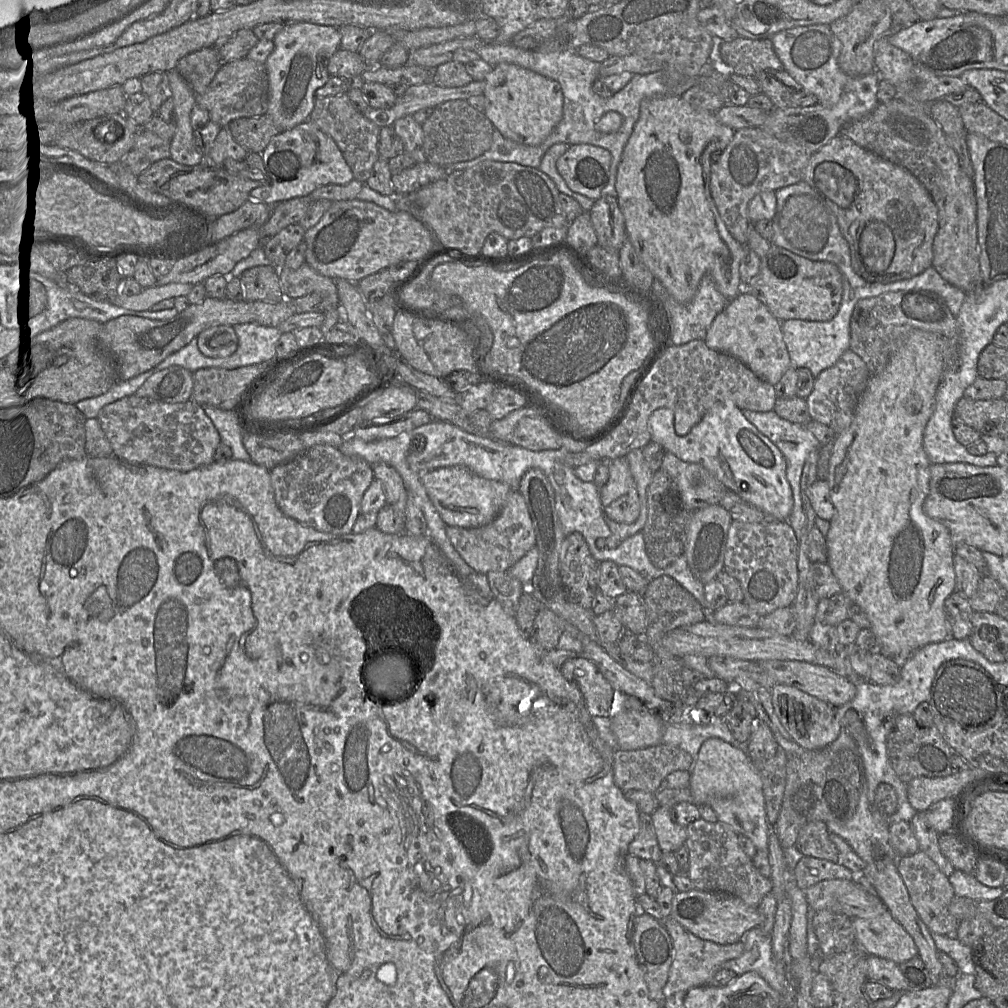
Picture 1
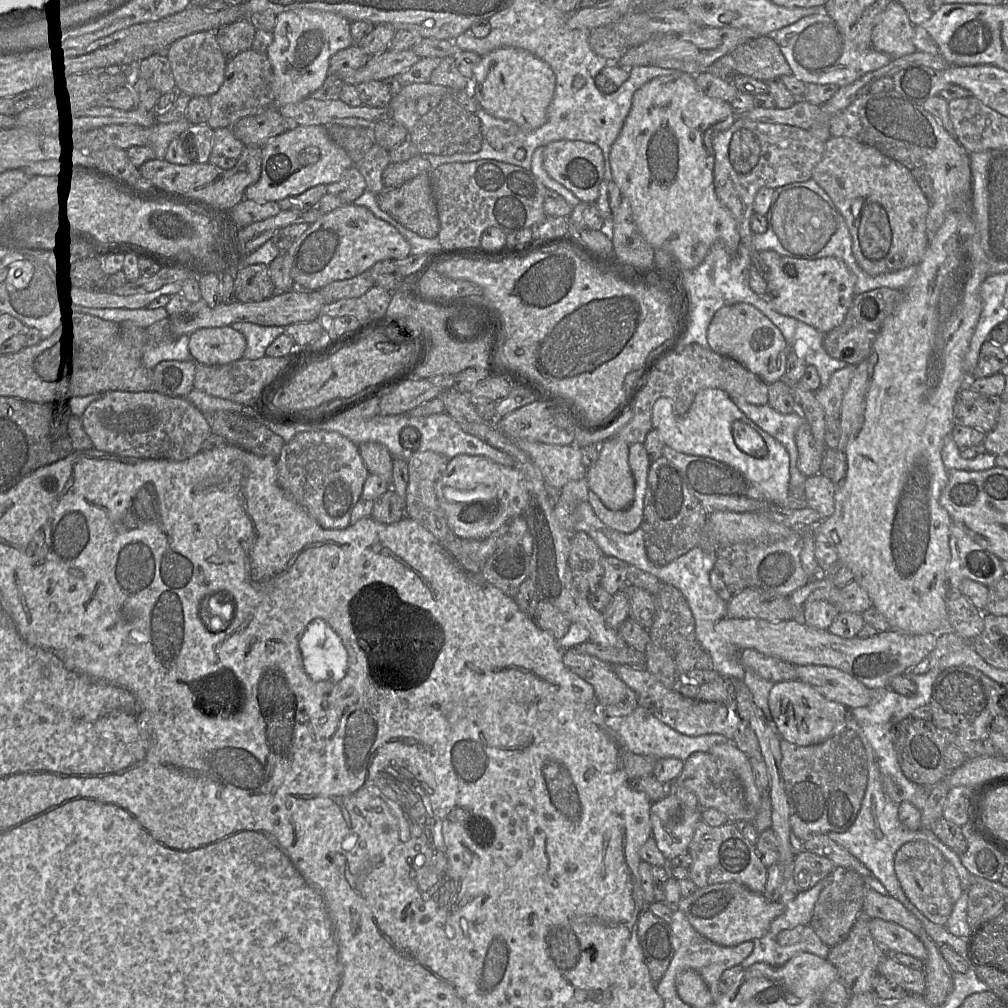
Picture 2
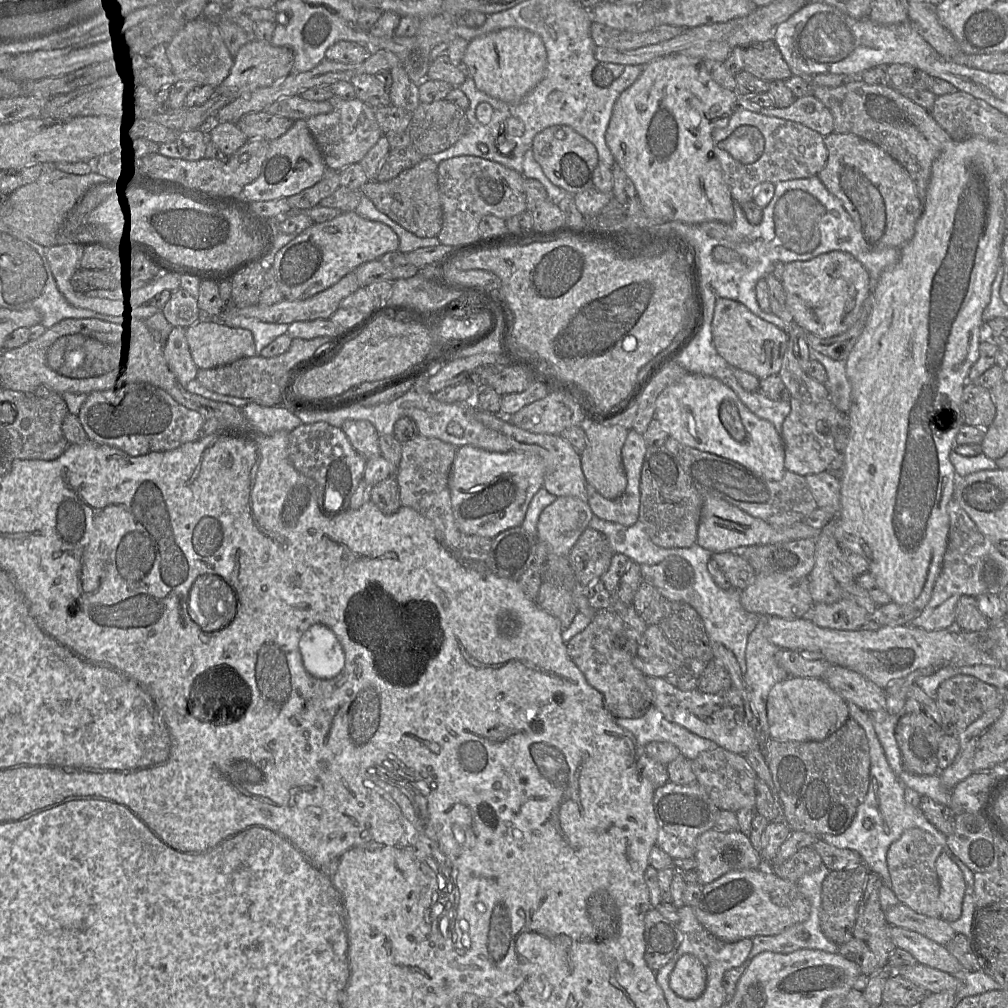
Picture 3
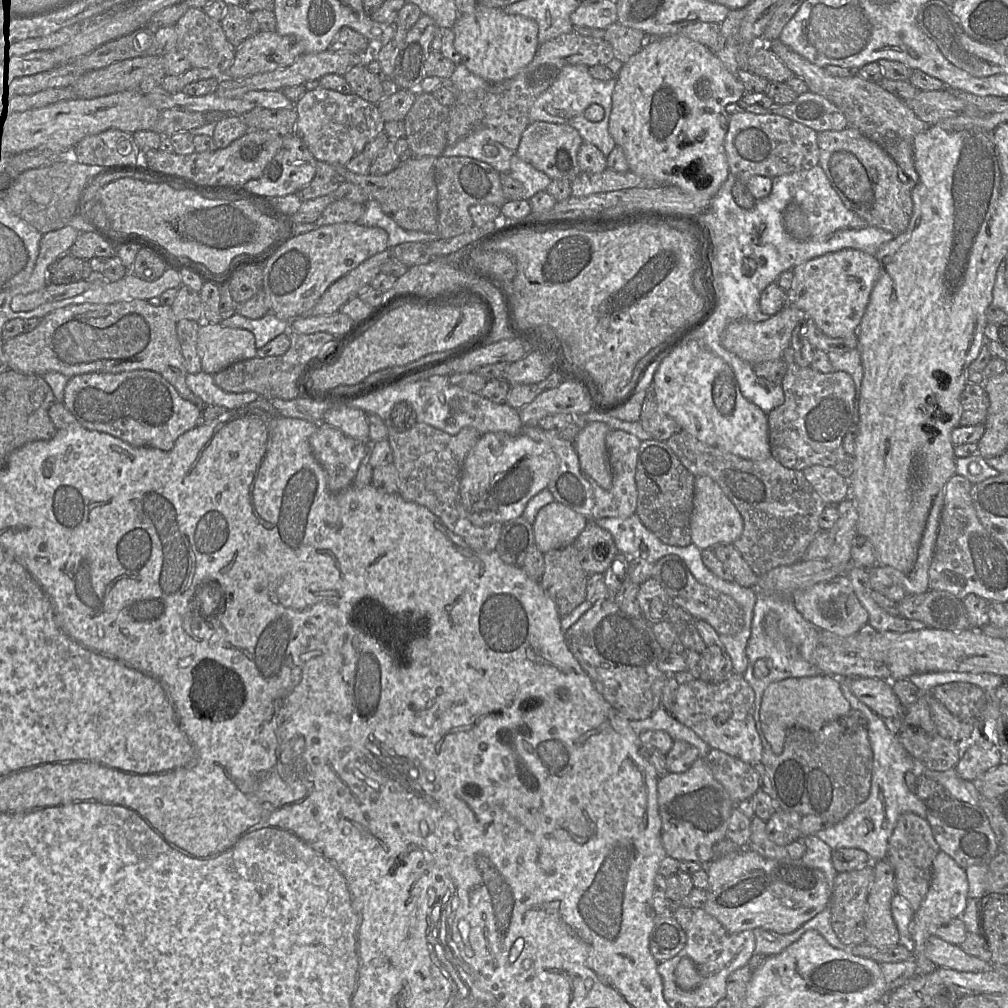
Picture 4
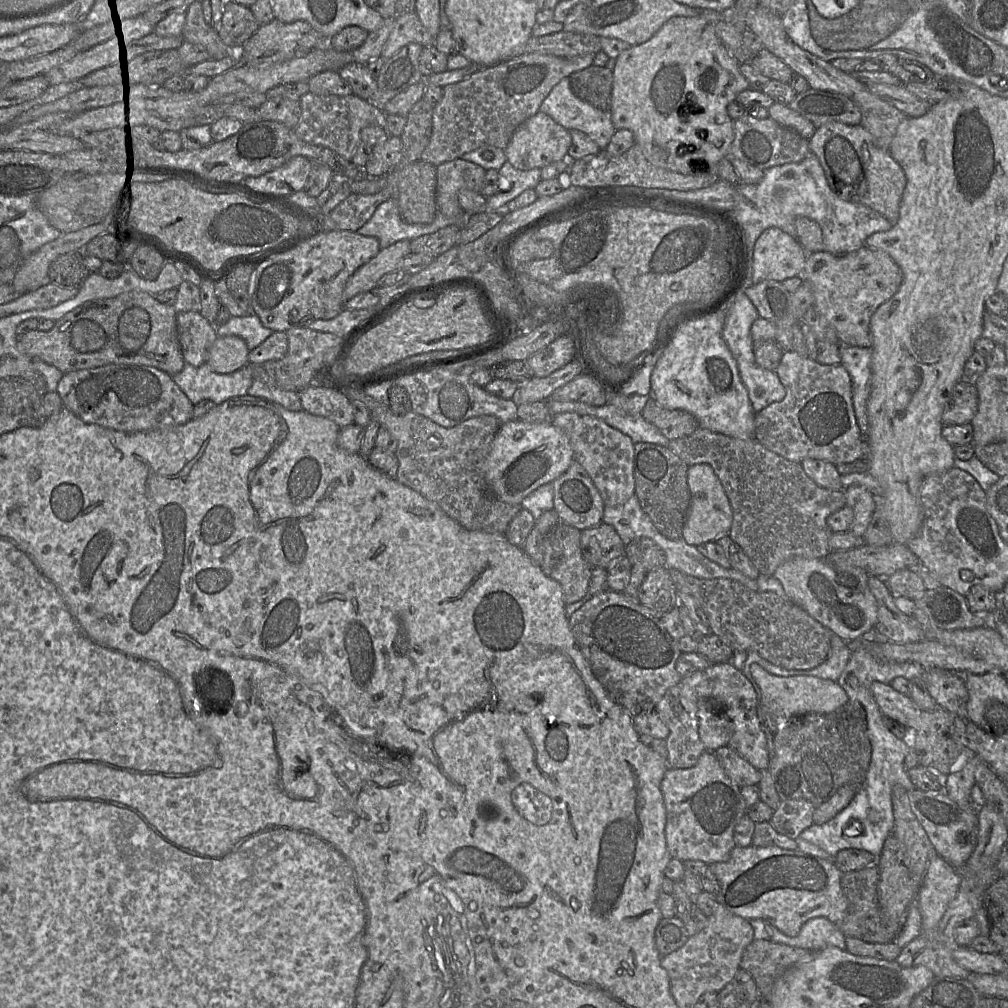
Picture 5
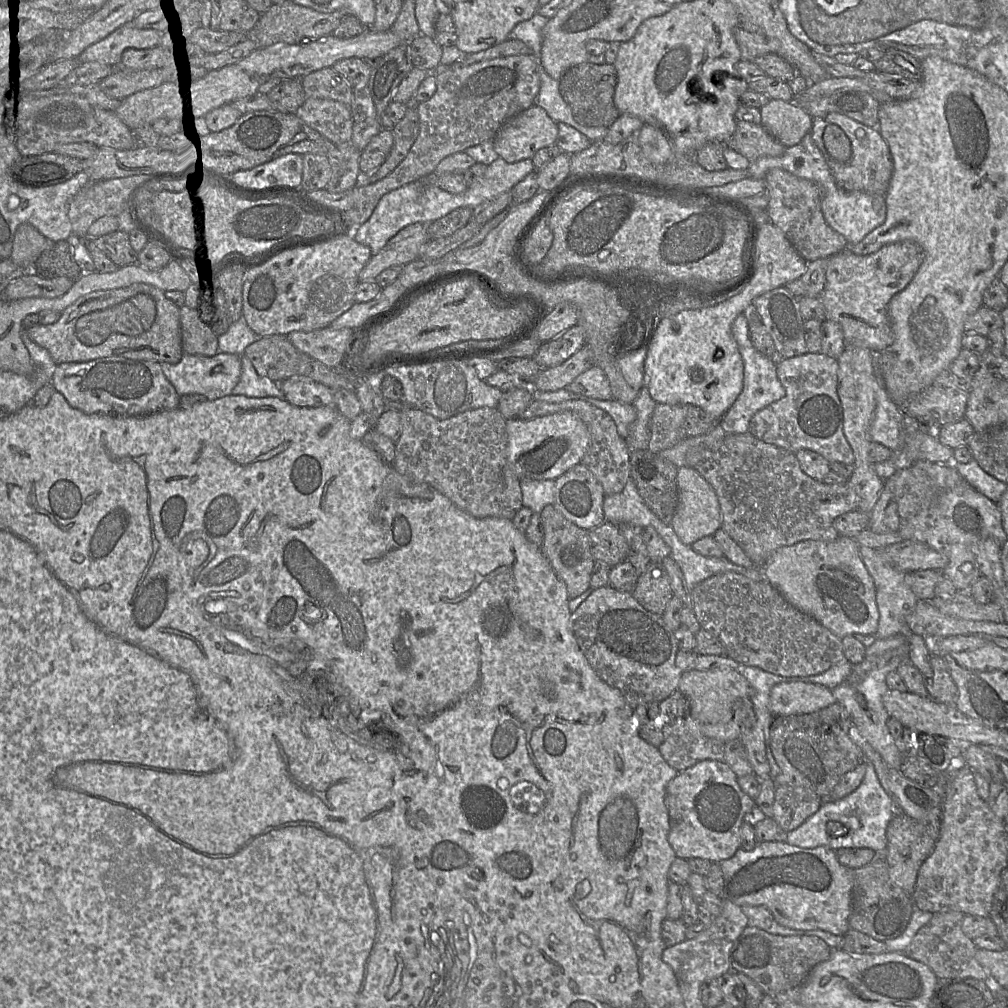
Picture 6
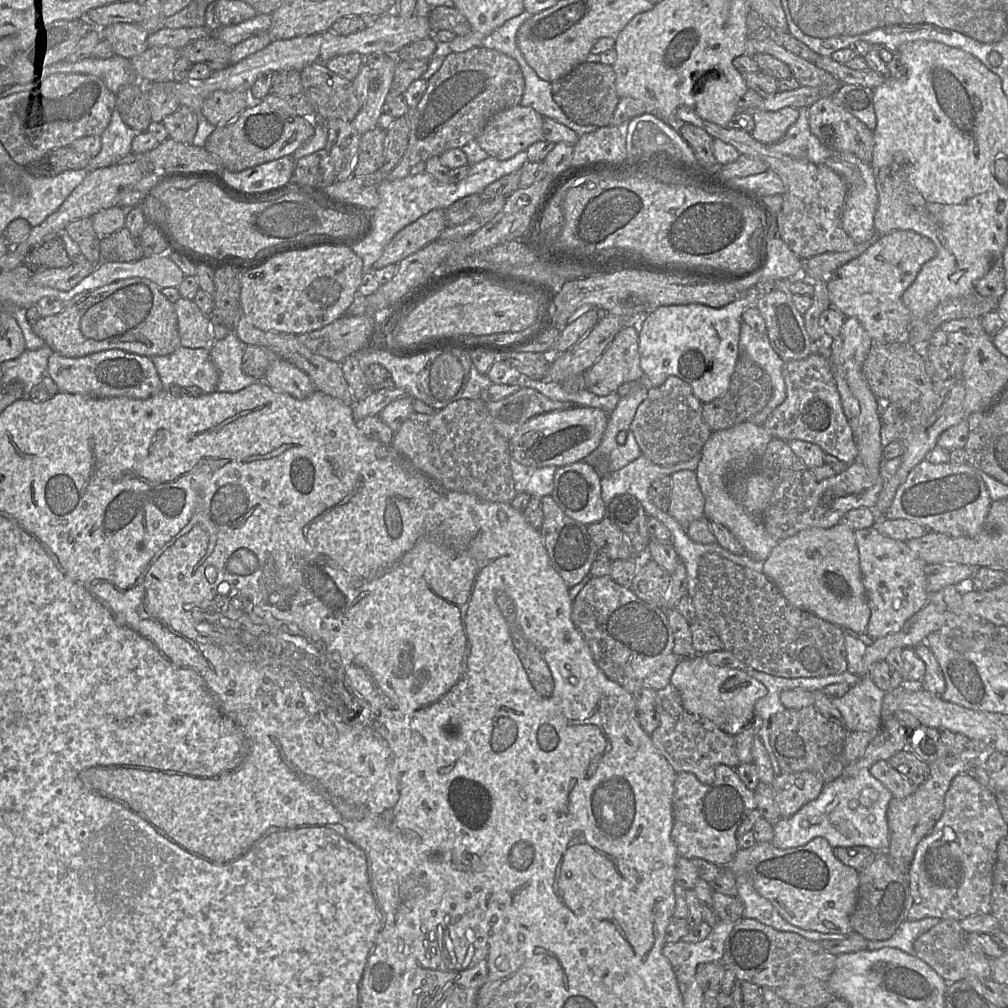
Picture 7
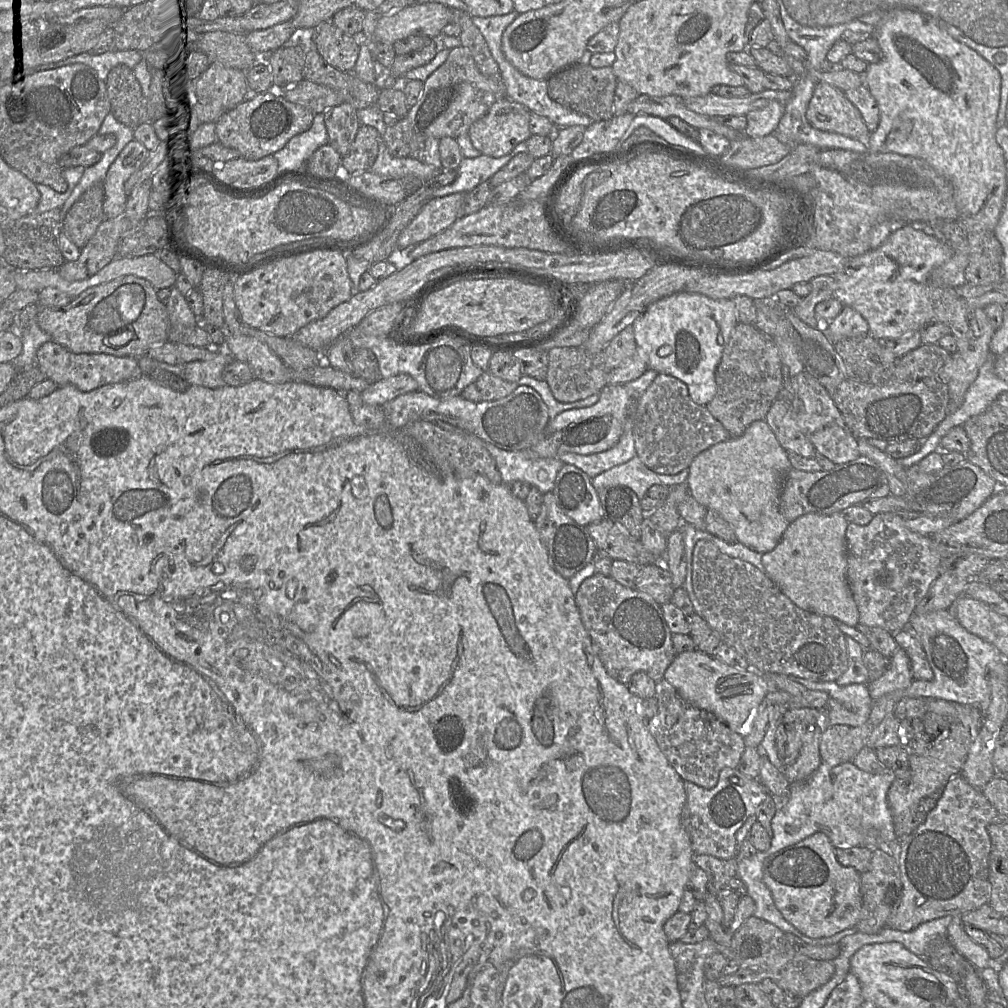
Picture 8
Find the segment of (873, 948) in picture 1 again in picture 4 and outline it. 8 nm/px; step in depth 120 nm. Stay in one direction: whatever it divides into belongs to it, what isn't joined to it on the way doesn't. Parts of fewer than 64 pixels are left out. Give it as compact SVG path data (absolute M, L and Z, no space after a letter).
M937 936L929 937L925 953L936 967L964 972L979 972L990 966L990 963L965 953L959 945L946 942Z

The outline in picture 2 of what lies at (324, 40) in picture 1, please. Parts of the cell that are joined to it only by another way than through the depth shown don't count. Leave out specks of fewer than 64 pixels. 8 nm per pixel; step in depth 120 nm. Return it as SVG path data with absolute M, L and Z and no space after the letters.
M295 9L276 15L273 29L273 41L267 49L267 56L272 65L274 81L274 107L297 103L319 89L329 75L330 58L339 50L353 45L350 23L344 17L332 12L312 9Z

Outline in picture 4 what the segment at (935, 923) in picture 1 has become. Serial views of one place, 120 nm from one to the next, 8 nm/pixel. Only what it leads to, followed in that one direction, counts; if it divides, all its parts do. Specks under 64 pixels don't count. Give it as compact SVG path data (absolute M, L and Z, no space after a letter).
M904 813L898 818L890 837L887 859L895 872L896 893L903 896L913 911L917 911L925 898L933 877L933 861L940 848L926 819L914 813Z

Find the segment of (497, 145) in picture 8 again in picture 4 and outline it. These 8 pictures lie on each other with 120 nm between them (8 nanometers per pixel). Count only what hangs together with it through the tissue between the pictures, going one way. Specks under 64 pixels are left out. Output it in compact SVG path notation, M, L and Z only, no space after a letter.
M537 121L530 123L523 132L516 155L537 170L544 172L552 180L562 179L572 182L581 173L577 155L582 143L583 138L570 125Z

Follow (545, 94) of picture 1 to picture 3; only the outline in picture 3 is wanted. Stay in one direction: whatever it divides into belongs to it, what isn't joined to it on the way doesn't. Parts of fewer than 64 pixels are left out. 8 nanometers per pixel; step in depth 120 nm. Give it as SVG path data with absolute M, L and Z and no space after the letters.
M506 28L469 41L464 62L480 91L508 104L517 104L544 79L547 52L538 34Z

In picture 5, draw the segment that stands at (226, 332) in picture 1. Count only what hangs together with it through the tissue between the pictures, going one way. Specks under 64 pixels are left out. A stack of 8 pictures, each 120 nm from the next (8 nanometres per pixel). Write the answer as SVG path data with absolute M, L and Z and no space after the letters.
M217 336L207 353L208 365L216 373L231 373L248 363L249 349L238 336Z

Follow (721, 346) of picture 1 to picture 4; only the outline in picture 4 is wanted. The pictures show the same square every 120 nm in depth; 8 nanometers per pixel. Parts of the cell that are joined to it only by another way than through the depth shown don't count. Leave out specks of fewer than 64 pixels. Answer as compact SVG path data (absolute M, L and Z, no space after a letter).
M788 303L781 311L766 321L752 322L747 319L738 319L729 323L722 333L721 343L729 352L751 365L781 359L784 350L790 345L793 330L805 318L802 310L793 303Z

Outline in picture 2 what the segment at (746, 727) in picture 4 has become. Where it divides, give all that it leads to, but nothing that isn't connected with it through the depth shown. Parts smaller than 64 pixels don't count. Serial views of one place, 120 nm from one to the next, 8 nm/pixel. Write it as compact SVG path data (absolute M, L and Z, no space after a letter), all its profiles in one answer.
M612 665L612 667L616 675L635 692L638 706L646 708L657 719L672 729L687 736L721 734L729 740L733 740L740 722L740 718L736 713L736 704L690 699L673 689L666 688L647 670L634 669L627 665Z

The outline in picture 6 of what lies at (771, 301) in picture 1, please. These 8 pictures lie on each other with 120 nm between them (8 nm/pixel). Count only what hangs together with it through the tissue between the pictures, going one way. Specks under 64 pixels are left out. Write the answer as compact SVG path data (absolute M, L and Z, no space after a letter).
M905 240L884 245L864 256L843 250L827 259L826 284L820 297L827 319L840 324L846 346L863 347L873 353L886 350L894 342L888 303L915 276L924 260L923 248Z

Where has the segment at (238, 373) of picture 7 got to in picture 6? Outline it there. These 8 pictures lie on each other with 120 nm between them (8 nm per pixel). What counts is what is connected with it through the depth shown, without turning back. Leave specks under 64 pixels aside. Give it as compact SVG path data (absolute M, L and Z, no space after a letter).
M242 354L240 358L241 377L232 391L233 395L285 399L285 394L280 387L281 382L274 382L267 377L260 376L245 354Z

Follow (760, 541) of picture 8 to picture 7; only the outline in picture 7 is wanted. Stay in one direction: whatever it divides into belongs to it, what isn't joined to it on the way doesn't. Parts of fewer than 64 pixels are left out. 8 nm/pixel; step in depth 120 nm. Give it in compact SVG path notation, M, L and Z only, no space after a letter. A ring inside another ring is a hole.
M744 421L728 429L713 431L700 451L696 476L705 498L704 516L731 531L755 560L765 561L779 541L771 537L762 521L762 512L773 493L770 480L757 469L757 461L773 437L762 425ZM733 480L733 484L731 484ZM743 482L742 491L737 484Z

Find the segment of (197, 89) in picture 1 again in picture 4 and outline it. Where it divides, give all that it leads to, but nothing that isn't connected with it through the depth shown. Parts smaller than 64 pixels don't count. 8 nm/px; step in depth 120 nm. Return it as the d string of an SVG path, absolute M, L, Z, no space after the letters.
M189 8L175 25L177 32L177 50L188 60L191 68L207 68L214 72L214 77L222 78L227 76L234 58L235 49L228 42L220 22L214 21L207 16L202 9Z

